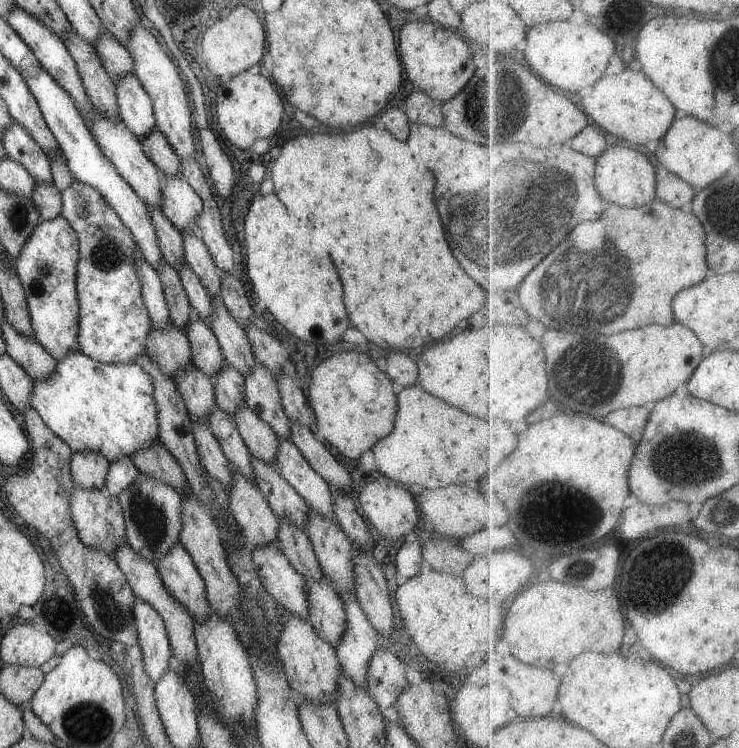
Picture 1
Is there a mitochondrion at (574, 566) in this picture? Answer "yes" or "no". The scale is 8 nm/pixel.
yes

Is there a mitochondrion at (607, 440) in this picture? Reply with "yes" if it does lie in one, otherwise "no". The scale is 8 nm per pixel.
no

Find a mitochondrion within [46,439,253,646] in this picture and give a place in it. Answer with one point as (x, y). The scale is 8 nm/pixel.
(148, 518)

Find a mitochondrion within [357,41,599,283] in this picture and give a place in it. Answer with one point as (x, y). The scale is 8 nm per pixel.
(567, 187)

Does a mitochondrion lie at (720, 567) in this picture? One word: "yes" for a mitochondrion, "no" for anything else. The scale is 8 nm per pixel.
no

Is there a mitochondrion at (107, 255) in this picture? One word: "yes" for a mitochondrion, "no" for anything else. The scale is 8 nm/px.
yes

